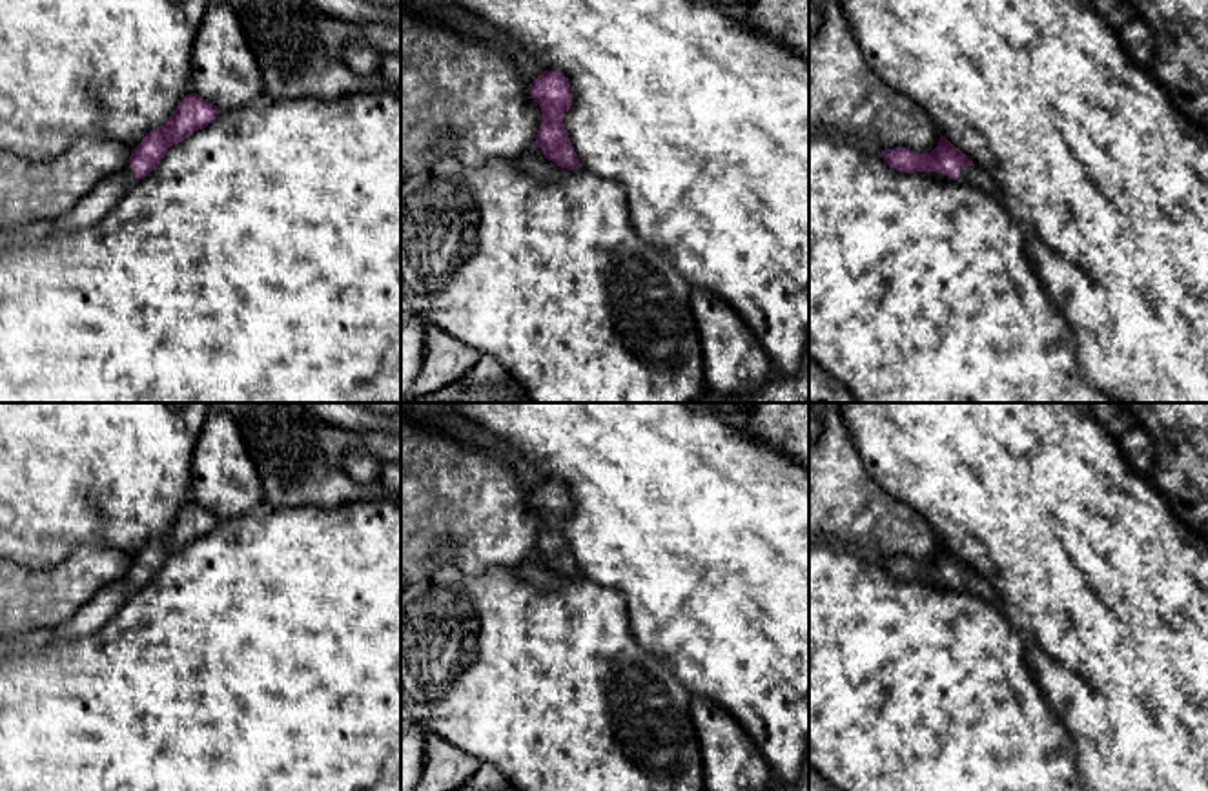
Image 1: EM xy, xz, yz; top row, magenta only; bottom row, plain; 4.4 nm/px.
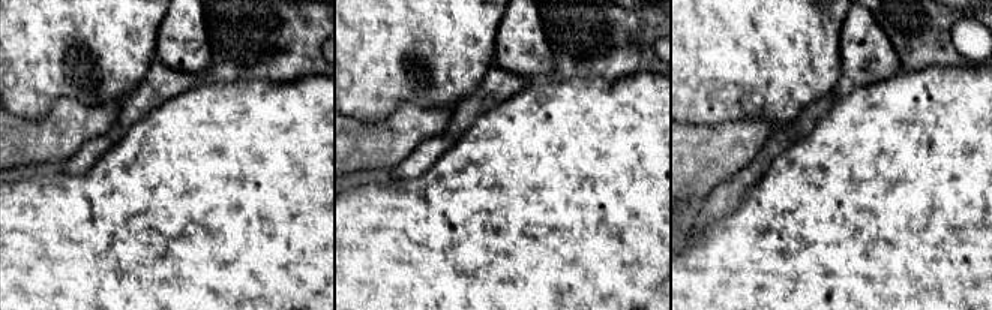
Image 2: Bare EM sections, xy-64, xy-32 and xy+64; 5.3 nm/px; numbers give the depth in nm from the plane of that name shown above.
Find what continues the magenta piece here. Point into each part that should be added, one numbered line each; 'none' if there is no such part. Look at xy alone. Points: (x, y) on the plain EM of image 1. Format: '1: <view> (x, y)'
1: xy (108, 600)

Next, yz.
1: yz (968, 582)

